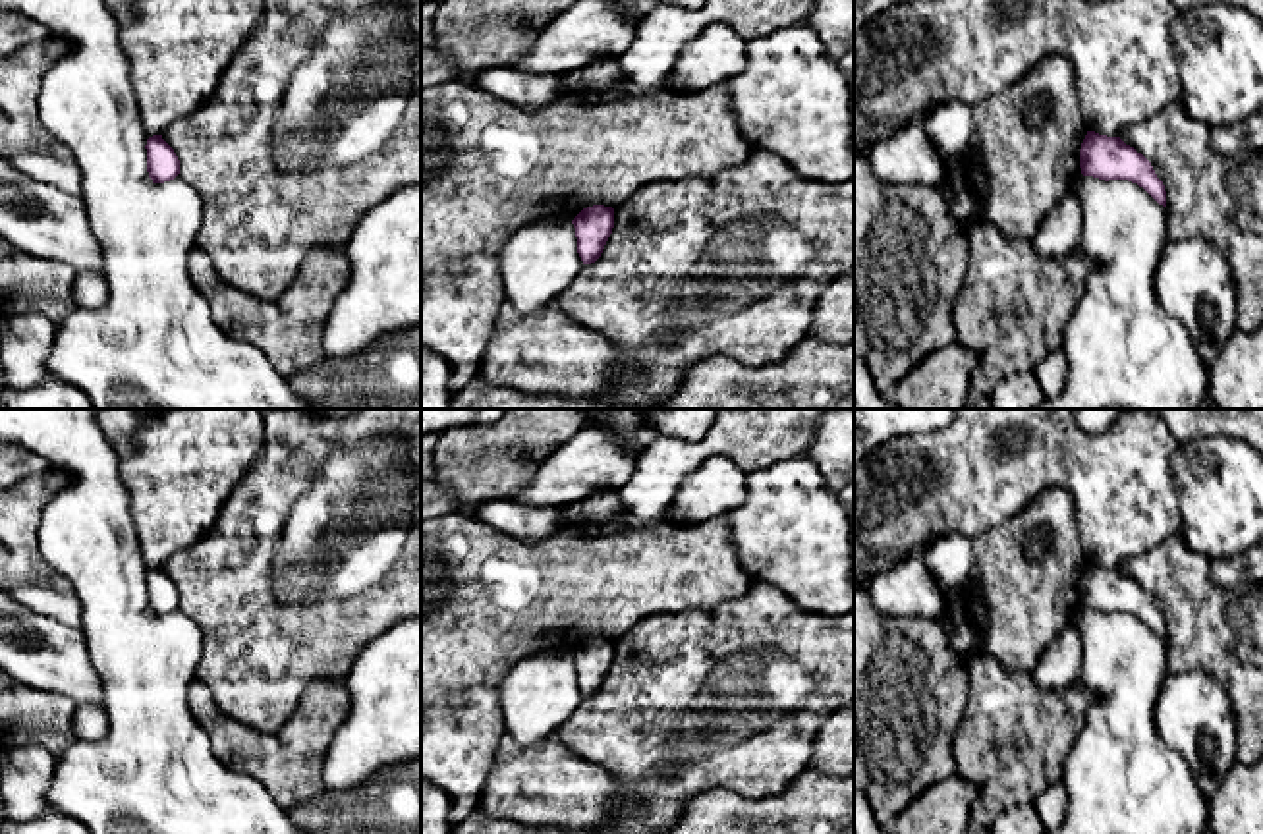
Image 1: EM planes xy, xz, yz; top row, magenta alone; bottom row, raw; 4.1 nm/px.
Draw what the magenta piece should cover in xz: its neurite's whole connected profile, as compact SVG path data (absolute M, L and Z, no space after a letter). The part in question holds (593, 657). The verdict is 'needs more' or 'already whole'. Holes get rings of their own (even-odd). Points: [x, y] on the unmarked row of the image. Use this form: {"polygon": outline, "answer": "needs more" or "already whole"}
{"polygon": "M593 637L583 641L574 653L577 685L583 697L595 695L614 660L614 641L604 637Z", "answer": "already whole"}

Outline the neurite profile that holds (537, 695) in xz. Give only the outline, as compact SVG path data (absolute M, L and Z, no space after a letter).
M539 653L518 660L494 693L506 734L519 745L556 737L583 701L572 653Z

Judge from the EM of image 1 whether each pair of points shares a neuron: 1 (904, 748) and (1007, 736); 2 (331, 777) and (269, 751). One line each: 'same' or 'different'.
1: different
2: different

